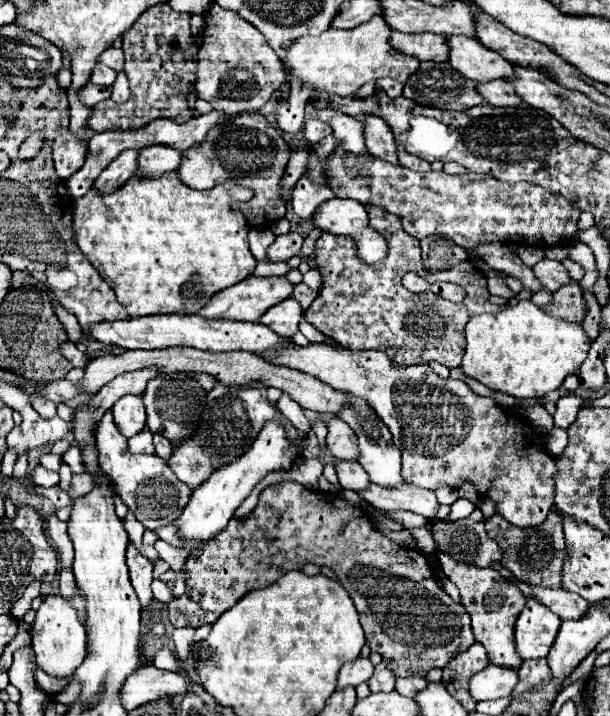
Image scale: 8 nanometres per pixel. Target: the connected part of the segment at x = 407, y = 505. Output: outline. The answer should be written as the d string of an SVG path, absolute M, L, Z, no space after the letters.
M369 484L369 488L357 490L357 494L375 508L381 510L409 510L425 516L427 520L435 518L439 502L433 492L421 490L409 484L401 488L381 488L379 484Z

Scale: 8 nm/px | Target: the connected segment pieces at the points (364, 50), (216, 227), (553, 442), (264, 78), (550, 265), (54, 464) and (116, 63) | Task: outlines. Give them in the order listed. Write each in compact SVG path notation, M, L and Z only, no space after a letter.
M373 16L373 20L351 30L329 28L321 36L303 36L289 46L285 68L291 68L295 76L311 82L315 90L337 96L353 96L365 82L379 78L393 78L405 84L419 68L419 60L393 52L393 48L389 48L389 32L391 28L383 16Z
M165 174L163 178L155 178L155 180L145 180L145 178L133 178L131 182L127 182L123 188L119 188L113 194L105 194L99 196L95 190L87 192L83 198L75 200L75 210L73 210L73 230L75 230L75 238L77 238L77 246L81 248L81 252L95 264L97 272L101 274L101 278L113 288L113 292L117 294L119 304L125 306L129 316L149 316L149 314L187 314L187 312L195 312L197 308L203 308L213 294L217 294L223 288L229 288L241 280L245 280L247 276L253 274L257 260L253 258L251 250L249 250L249 242L247 242L247 232L249 232L249 224L245 220L245 216L233 208L235 202L249 202L249 198L253 196L253 192L245 186L235 184L235 180L219 184L211 190L193 190L189 186L185 186L177 174Z
M553 428L547 438L547 450L553 452L553 456L559 456L565 450L565 446L567 446L567 432L561 428Z
M213 4L205 14L203 42L199 46L195 82L197 98L203 98L215 110L229 114L237 114L243 110L259 110L283 82L283 64L273 52L273 48L269 48L263 34L253 24L239 18L235 12Z
M541 260L533 266L533 274L537 276L537 280L541 280L541 286L551 290L551 292L557 292L557 288L563 288L565 284L571 284L571 276L567 272L567 268L557 262L557 260Z
M47 452L47 454L43 454L43 456L39 458L39 464L41 464L43 468L47 468L47 470L59 470L59 468L61 468L61 456Z
M115 47L108 48L98 58L98 62L104 62L106 66L118 72L124 70L124 61L125 58L122 49Z

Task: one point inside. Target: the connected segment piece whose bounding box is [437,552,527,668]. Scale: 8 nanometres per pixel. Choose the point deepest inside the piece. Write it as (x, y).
(494, 603)

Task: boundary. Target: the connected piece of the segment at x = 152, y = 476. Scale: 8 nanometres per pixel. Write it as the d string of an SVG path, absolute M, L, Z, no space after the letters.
M105 412L101 422L97 424L95 438L99 450L99 466L103 474L111 478L115 494L125 502L125 506L133 512L133 516L147 530L157 530L177 520L181 508L185 508L185 502L189 502L191 488L185 488L185 484L181 484L181 480L173 476L173 470L165 464L165 460L157 456L131 454L127 446L127 438L117 430L111 412Z

